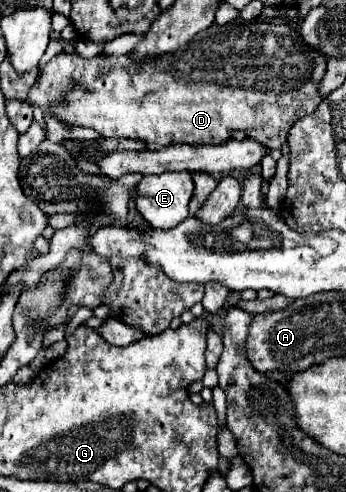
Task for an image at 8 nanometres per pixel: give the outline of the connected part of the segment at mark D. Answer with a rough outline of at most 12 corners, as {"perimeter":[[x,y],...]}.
{"perimeter":[[211,24],[149,60],[59,52],[27,102],[101,138],[281,148],[327,64]]}

